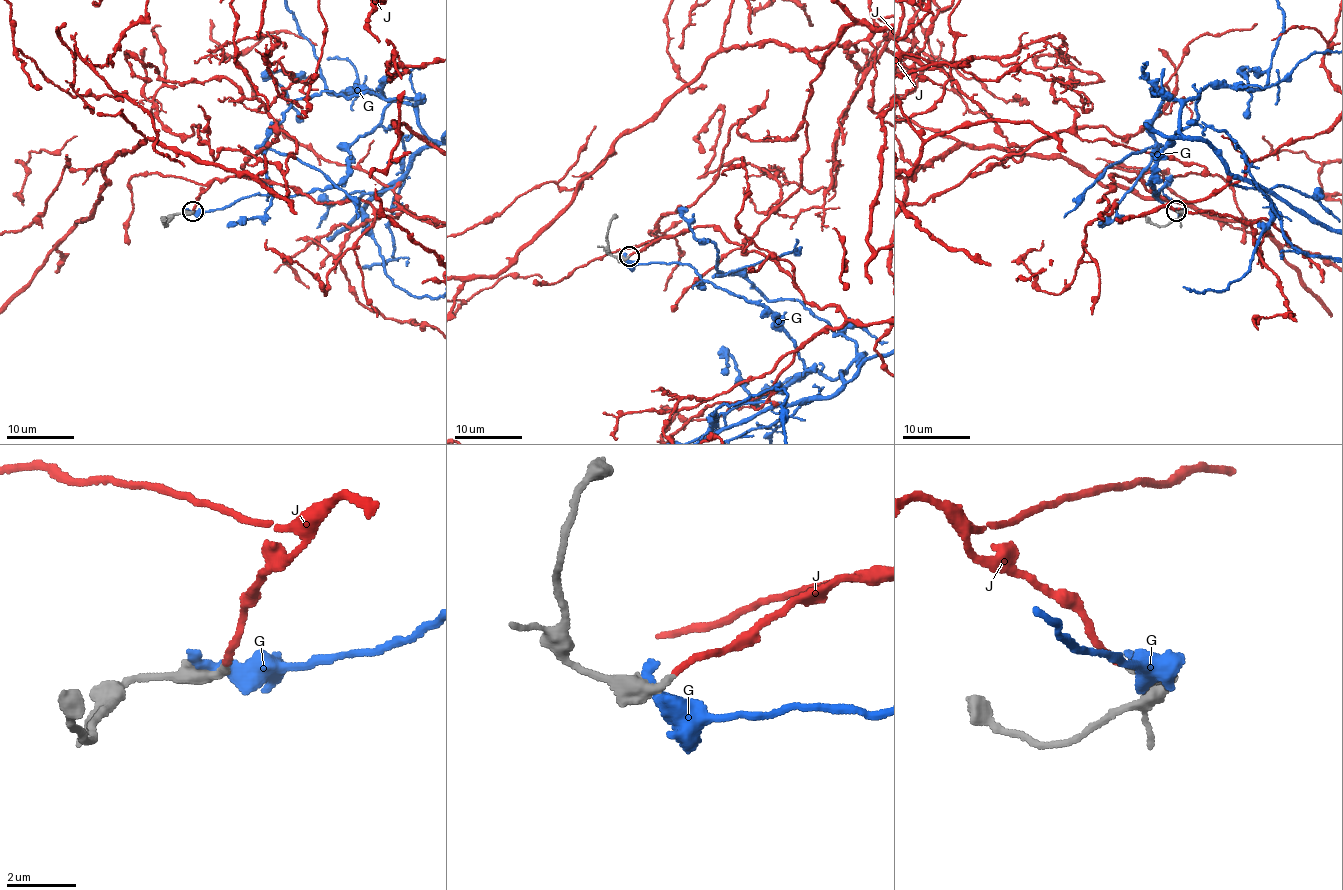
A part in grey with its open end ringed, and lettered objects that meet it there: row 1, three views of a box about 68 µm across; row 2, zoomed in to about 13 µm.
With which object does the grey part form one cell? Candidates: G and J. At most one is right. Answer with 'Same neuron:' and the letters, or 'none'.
Same neuron: J

